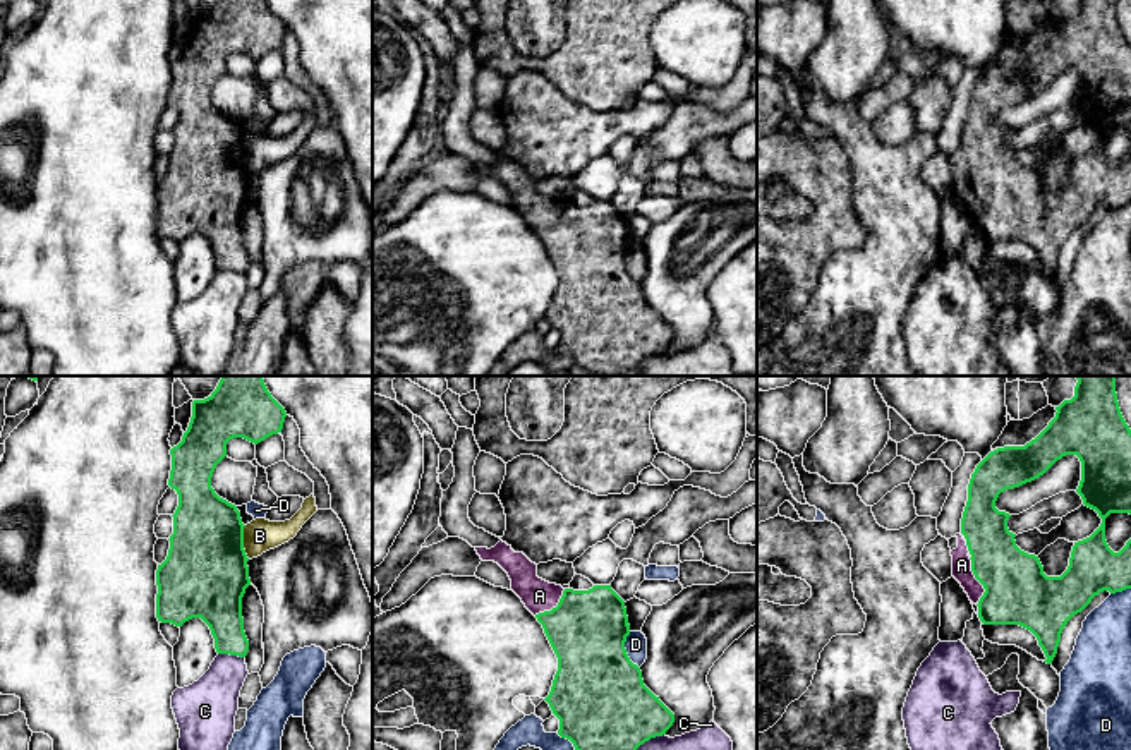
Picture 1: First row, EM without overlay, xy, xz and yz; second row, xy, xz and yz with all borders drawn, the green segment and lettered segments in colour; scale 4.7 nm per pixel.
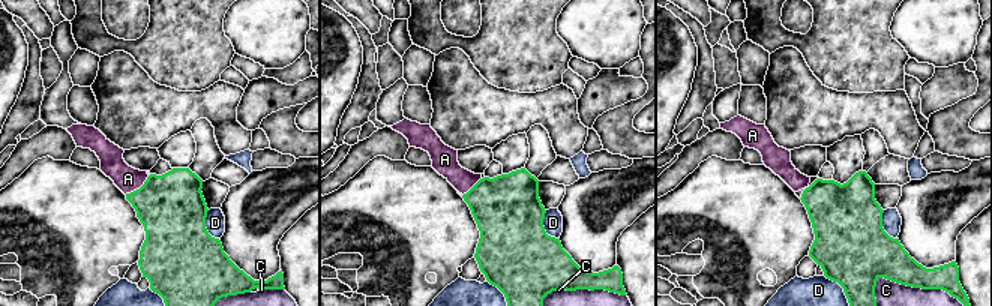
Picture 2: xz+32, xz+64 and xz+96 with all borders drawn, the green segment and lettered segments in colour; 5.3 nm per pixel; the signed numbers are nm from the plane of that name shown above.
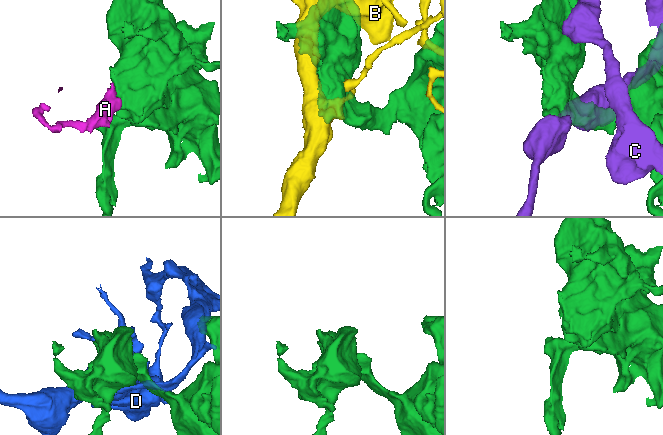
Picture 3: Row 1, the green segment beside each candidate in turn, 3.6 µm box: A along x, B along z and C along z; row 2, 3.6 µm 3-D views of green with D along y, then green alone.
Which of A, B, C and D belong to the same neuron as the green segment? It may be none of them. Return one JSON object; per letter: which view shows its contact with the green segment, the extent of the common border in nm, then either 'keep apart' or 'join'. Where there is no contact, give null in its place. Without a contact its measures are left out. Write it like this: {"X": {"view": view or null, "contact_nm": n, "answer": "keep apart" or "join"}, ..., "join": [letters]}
{"A": {"view": "yz", "contact_nm": 220, "answer": "join"}, "B": {"view": "xy", "contact_nm": 160, "answer": "keep apart"}, "C": {"view": "xy", "contact_nm": 130, "answer": "keep apart"}, "D": {"view": "xz", "contact_nm": 180, "answer": "keep apart"}, "join": ["A"]}

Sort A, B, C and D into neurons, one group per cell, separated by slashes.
A / B / C / D

